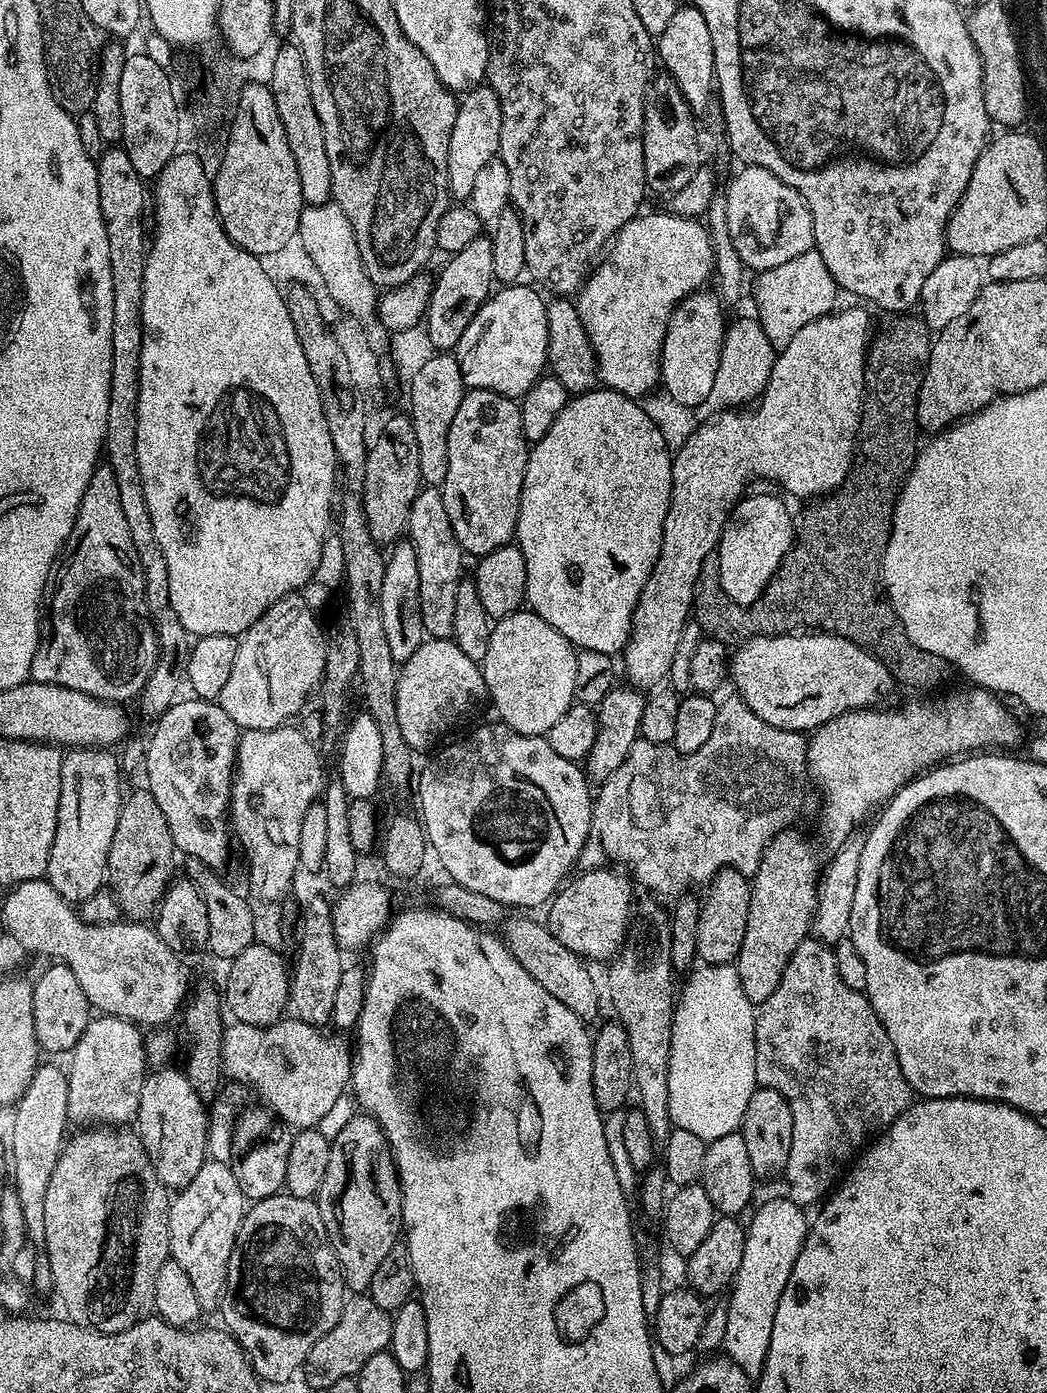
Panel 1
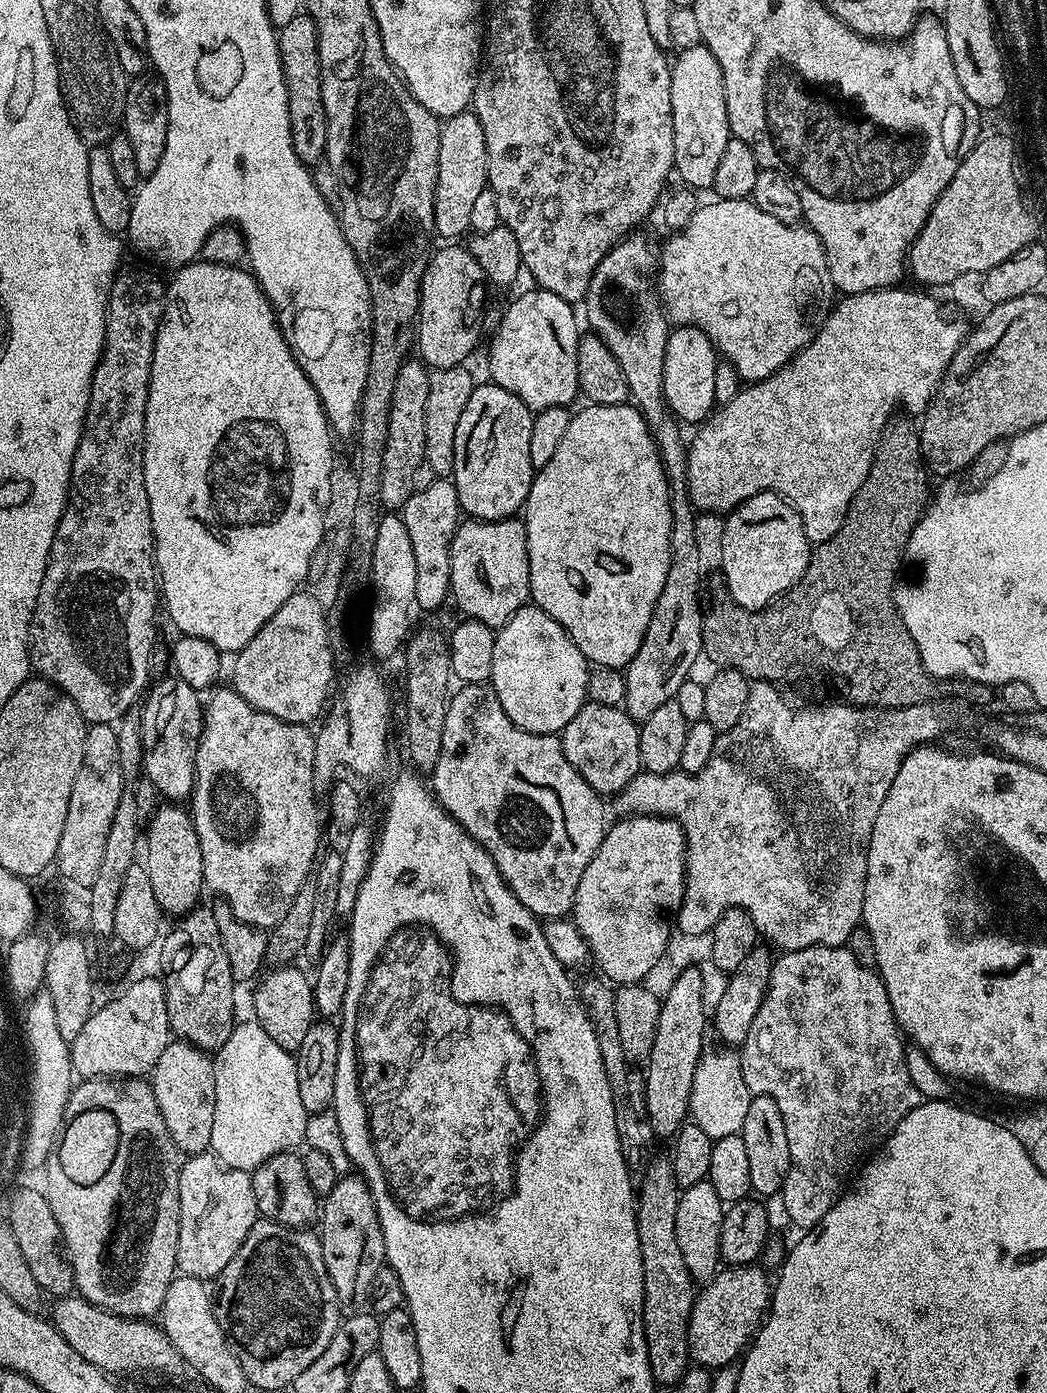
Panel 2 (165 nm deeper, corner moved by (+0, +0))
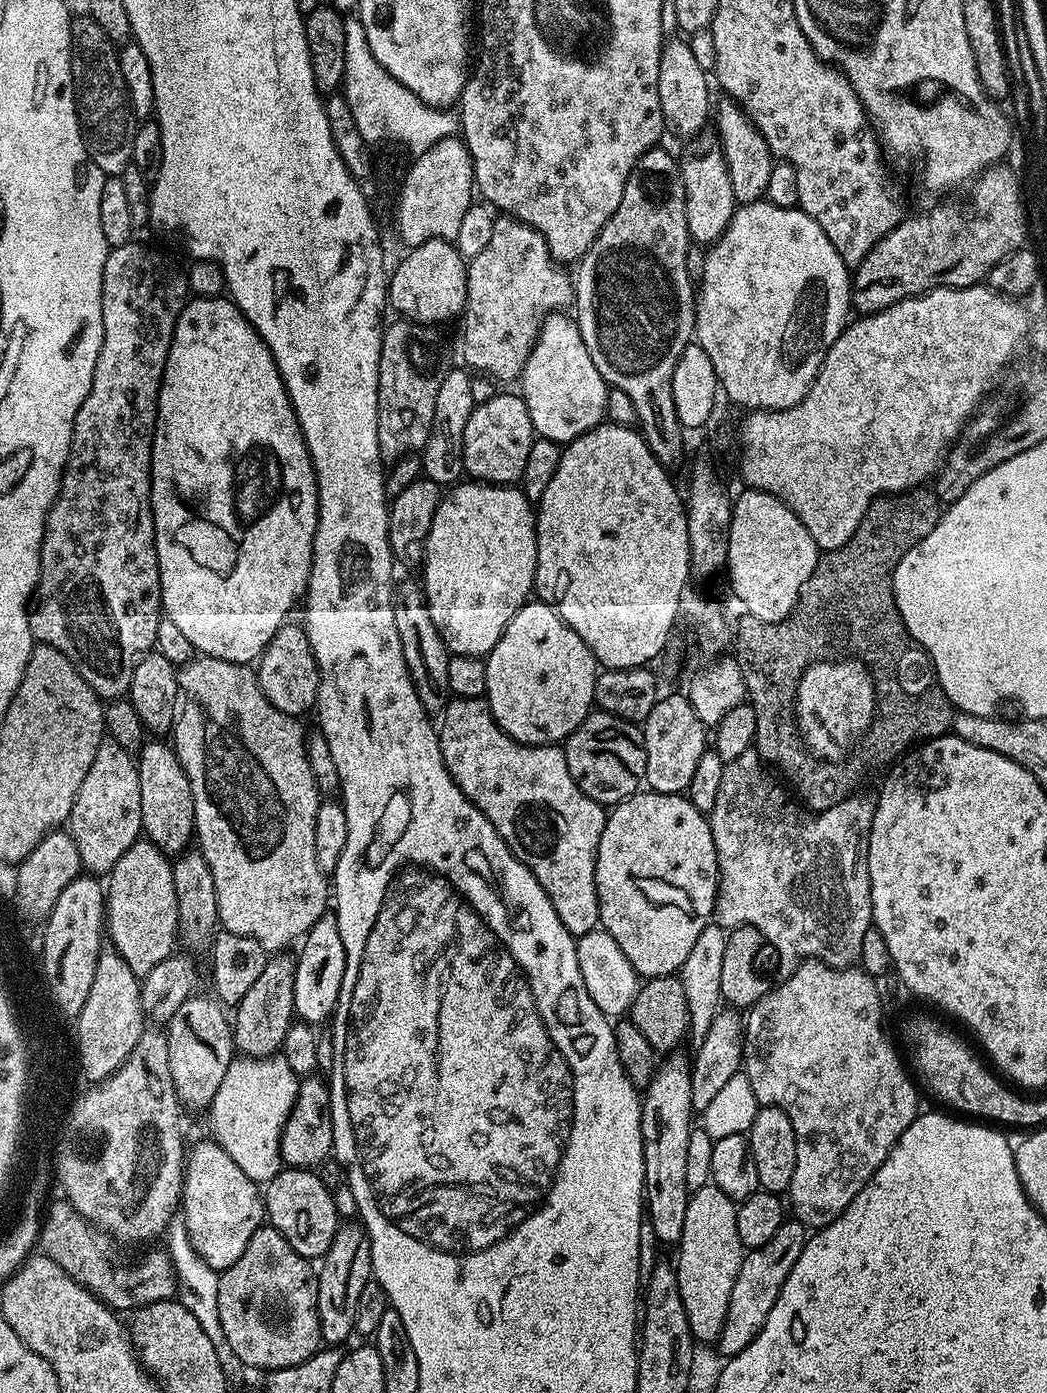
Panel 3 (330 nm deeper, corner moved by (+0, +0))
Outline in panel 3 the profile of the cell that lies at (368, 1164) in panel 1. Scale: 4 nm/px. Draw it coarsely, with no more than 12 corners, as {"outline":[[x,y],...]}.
{"outline":[[339,1225],[318,1264],[325,1345],[355,1333],[354,1306],[373,1279],[370,1242]]}

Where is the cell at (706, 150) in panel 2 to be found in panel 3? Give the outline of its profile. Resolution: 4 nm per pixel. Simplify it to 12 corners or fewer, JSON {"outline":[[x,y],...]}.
{"outline":[[693,139],[678,163],[686,226],[711,246],[738,205],[719,139]]}

